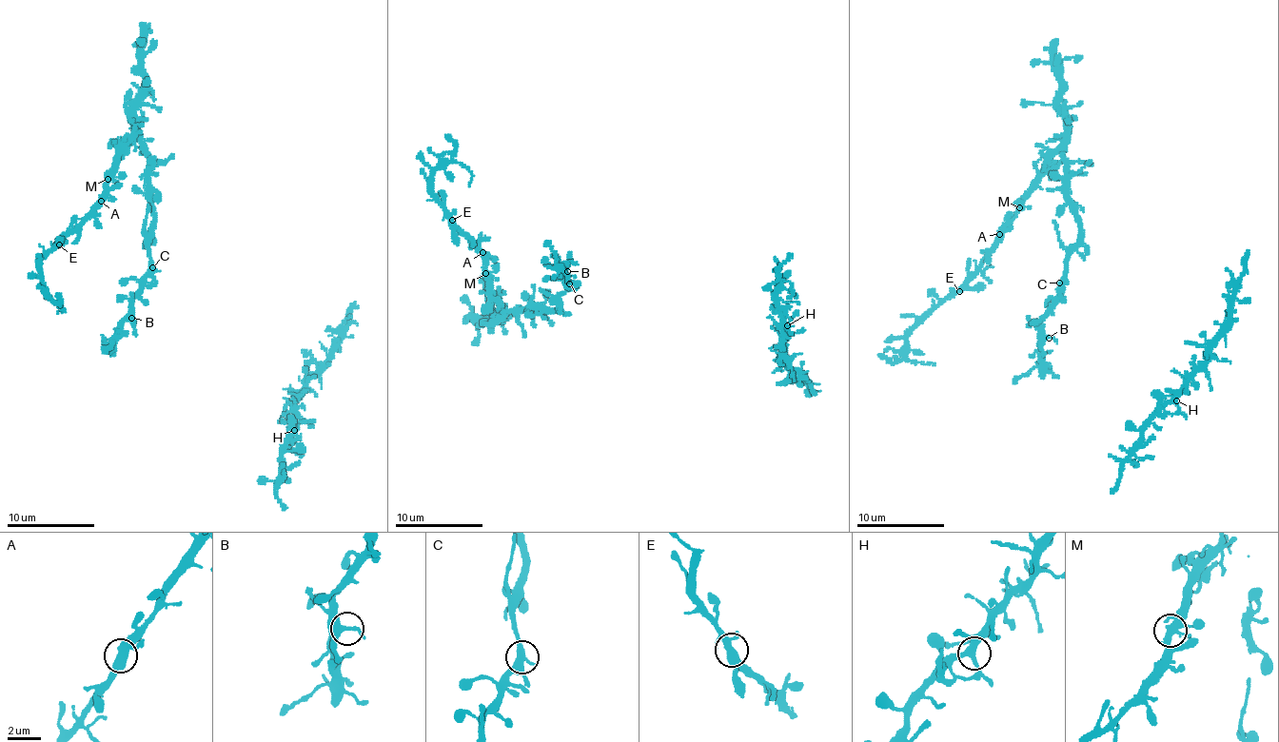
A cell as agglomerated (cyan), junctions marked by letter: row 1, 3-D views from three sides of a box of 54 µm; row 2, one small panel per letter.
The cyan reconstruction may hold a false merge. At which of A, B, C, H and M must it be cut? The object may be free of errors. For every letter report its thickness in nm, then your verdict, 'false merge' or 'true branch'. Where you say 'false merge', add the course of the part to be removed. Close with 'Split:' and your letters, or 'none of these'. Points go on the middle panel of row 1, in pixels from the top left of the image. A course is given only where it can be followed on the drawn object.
A: 360 nm | true branch
B: 320 nm | true branch
C: 360 nm | true branch
H: 360 nm | true branch
M: 340 nm | true branch
Split: none of these

